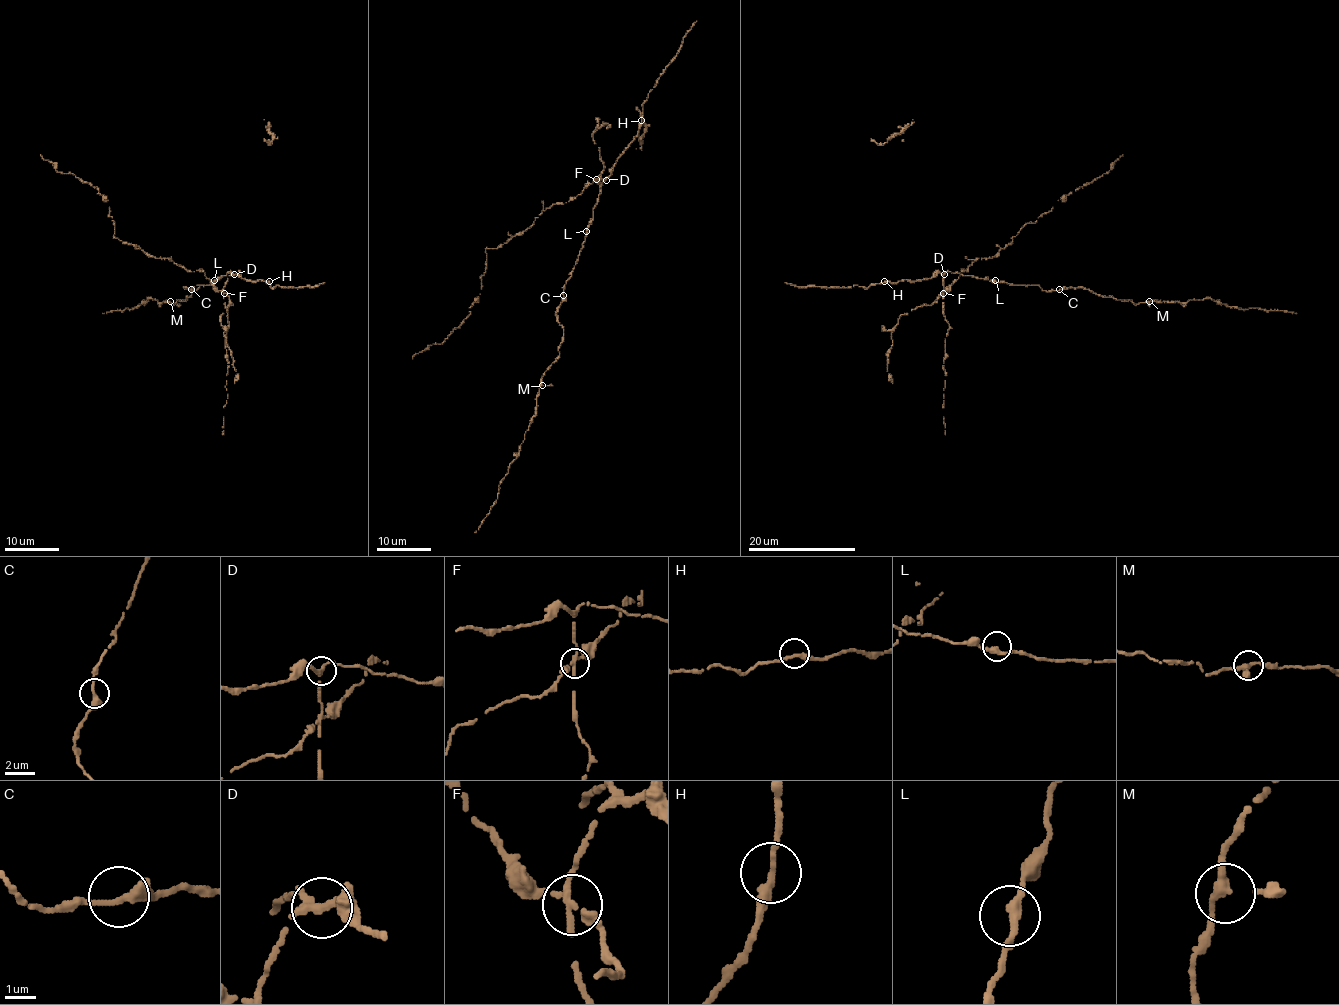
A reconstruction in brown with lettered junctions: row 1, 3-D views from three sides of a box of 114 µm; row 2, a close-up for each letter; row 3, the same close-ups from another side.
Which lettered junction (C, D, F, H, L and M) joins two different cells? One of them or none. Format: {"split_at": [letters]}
{"split_at": ["F"]}

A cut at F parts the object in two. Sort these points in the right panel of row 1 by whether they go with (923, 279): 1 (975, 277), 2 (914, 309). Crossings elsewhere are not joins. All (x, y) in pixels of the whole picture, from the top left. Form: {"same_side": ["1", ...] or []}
{"same_side": ["1"]}

